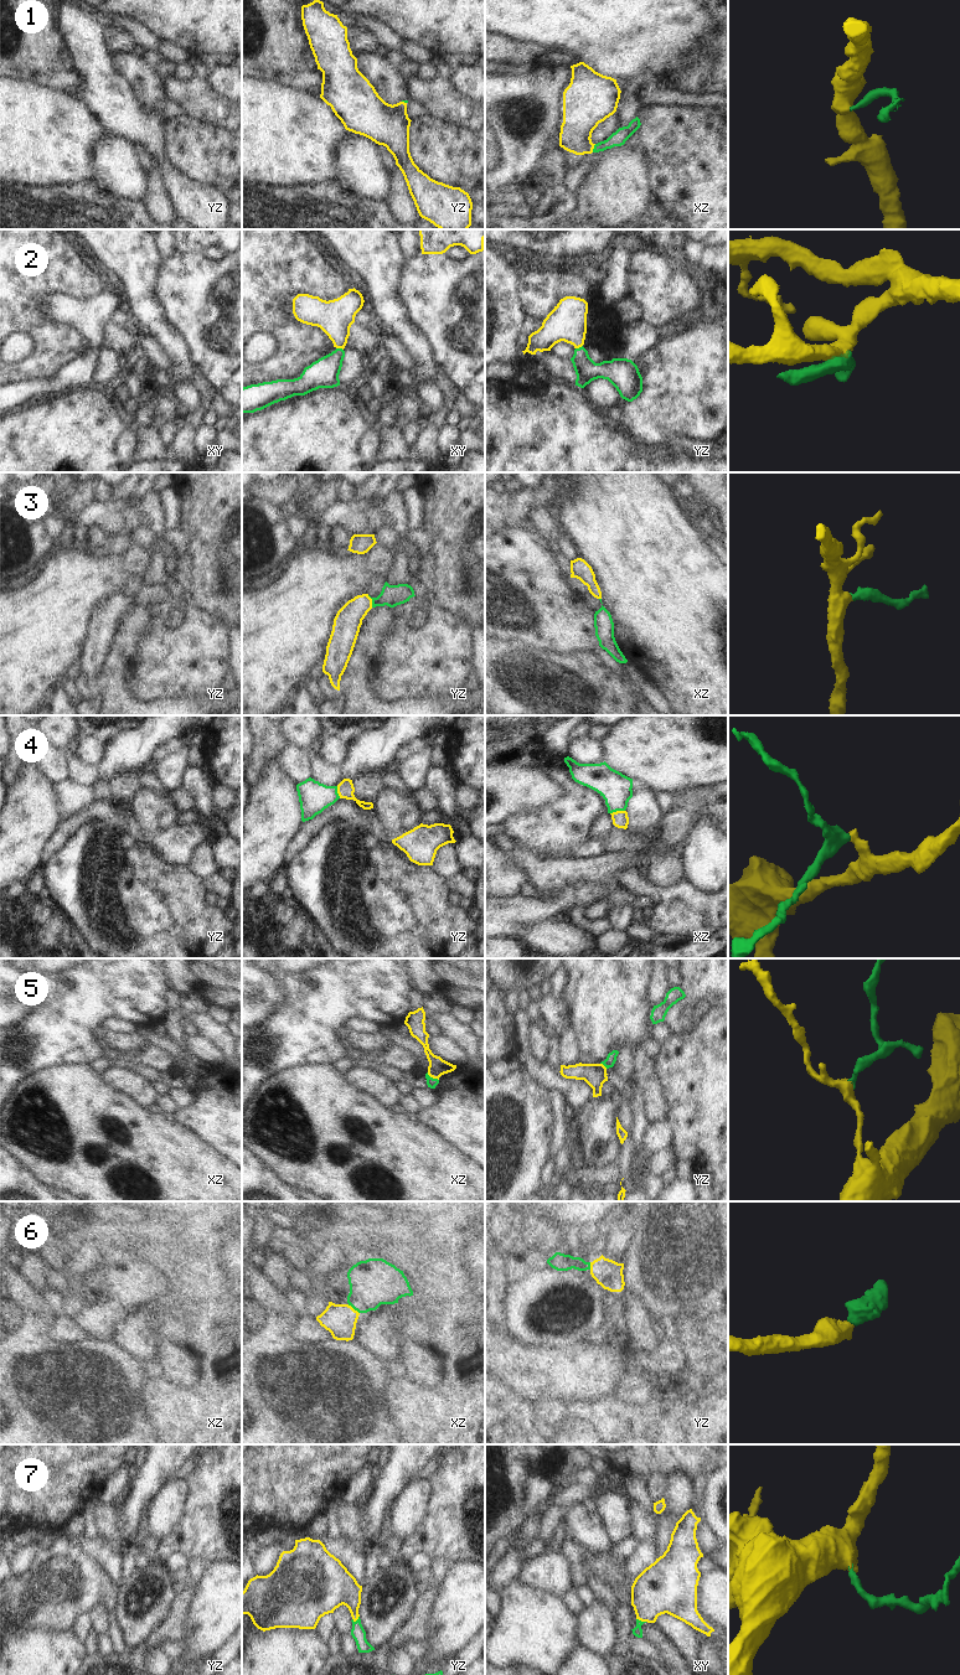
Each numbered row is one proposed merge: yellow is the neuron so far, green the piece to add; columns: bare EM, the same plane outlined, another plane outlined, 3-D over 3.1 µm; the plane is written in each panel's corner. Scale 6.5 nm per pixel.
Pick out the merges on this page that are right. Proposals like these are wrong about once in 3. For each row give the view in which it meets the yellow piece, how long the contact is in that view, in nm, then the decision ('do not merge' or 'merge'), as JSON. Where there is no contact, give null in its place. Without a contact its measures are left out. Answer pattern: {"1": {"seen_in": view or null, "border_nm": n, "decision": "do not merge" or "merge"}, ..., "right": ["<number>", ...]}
{"1": {"seen_in": "xz", "border_nm": 60, "decision": "merge"}, "2": {"seen_in": "xy", "border_nm": 50, "decision": "merge"}, "3": {"seen_in": "yz", "border_nm": 90, "decision": "merge"}, "4": {"seen_in": "xz", "border_nm": 100, "decision": "merge"}, "5": {"seen_in": "xz", "border_nm": 90, "decision": "merge"}, "6": {"seen_in": "xz", "border_nm": 100, "decision": "merge"}, "7": {"seen_in": "yz", "border_nm": 60, "decision": "merge"}, "right": ["1", "2", "3", "4", "5", "6", "7"]}

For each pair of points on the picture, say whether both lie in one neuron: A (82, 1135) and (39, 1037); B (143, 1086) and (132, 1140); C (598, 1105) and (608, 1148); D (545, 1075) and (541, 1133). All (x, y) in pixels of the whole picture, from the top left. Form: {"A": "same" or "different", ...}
{"A": "different", "B": "different", "C": "same", "D": "different"}

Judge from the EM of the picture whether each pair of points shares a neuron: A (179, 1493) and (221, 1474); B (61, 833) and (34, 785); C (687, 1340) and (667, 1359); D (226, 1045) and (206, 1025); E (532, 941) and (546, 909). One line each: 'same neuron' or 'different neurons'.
A: different neurons
B: different neurons
C: different neurons
D: same neuron
E: different neurons

